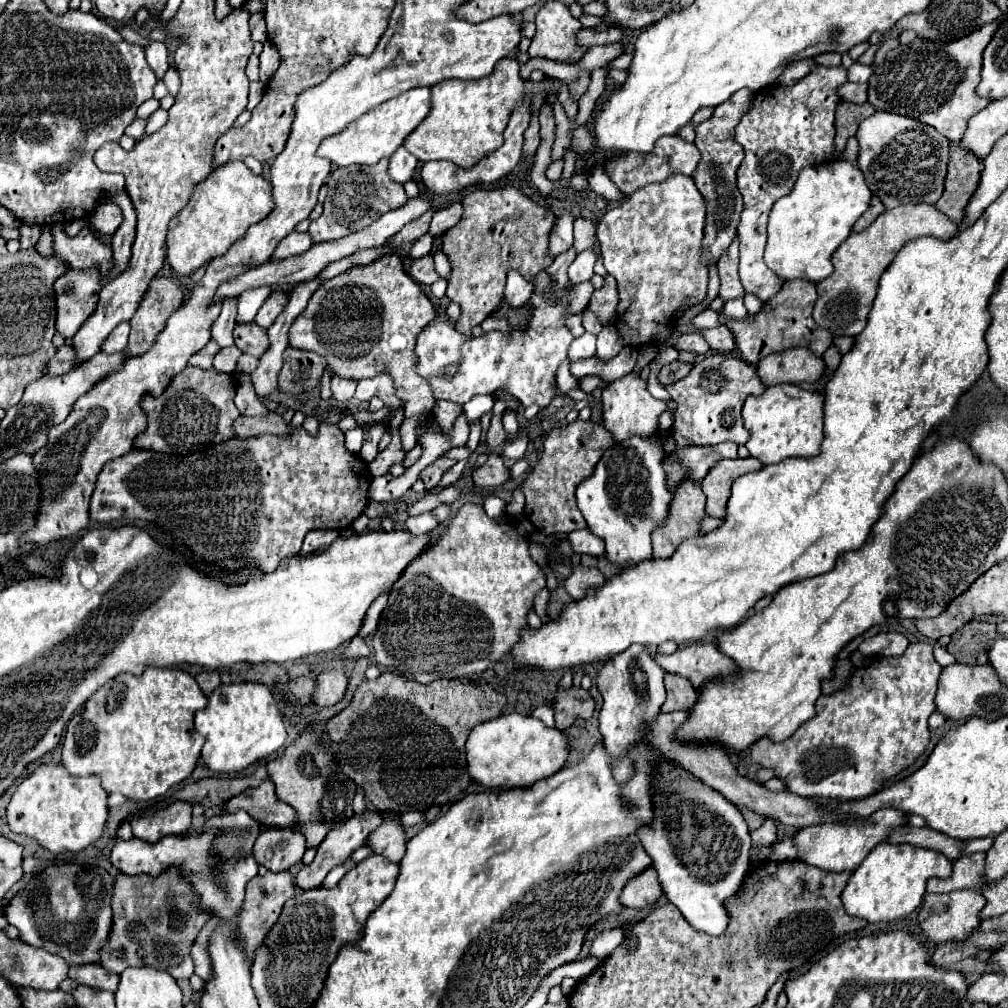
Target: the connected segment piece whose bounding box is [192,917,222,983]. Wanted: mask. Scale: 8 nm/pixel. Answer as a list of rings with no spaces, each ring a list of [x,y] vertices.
[[[212,917],[208,921],[208,925],[202,927],[202,931],[198,933],[194,945],[192,945],[192,959],[194,959],[194,973],[206,983],[206,981],[212,981],[212,961],[210,961],[210,955],[208,955],[208,945],[210,945],[210,937],[212,933],[218,929],[220,925],[220,917]]]

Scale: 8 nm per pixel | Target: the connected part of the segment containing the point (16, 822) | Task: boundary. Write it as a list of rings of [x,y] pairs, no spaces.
[[[44,763],[36,767],[34,773],[26,777],[14,791],[6,809],[8,825],[14,833],[24,833],[36,839],[52,853],[82,851],[102,835],[108,817],[106,797],[108,793],[102,789],[96,775],[74,777],[64,769],[64,765]]]

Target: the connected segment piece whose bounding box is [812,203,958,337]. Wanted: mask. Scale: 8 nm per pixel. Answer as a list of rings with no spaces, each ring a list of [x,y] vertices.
[[[898,205],[892,211],[884,211],[876,221],[860,231],[850,233],[850,237],[834,251],[832,265],[834,271],[830,277],[822,279],[818,287],[818,301],[814,305],[814,321],[818,327],[828,329],[834,337],[856,337],[866,327],[866,317],[876,297],[876,287],[882,271],[890,265],[900,247],[916,237],[934,235],[938,239],[950,239],[958,227],[944,217],[934,205]]]

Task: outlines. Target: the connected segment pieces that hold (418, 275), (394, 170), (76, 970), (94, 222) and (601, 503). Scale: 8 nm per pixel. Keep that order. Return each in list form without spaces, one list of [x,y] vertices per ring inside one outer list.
[[[426,255],[426,257],[420,257],[420,259],[414,259],[410,269],[408,269],[408,275],[420,283],[420,285],[432,285],[434,281],[438,281],[440,277],[436,275],[434,271],[434,259],[432,255]]]
[[[398,147],[398,151],[390,157],[390,167],[388,167],[390,179],[396,183],[410,181],[416,169],[416,163],[418,163],[416,157],[412,157],[404,147]]]
[[[86,963],[86,965],[74,965],[68,971],[68,977],[78,985],[88,985],[92,989],[104,989],[114,993],[118,987],[118,975],[108,973],[98,963]]]
[[[102,203],[94,209],[88,221],[90,221],[90,227],[94,227],[94,231],[102,235],[112,235],[124,221],[124,215],[116,203]]]
[[[634,435],[626,441],[614,443],[600,457],[592,475],[576,489],[578,509],[582,511],[588,529],[604,539],[606,557],[620,567],[652,557],[650,533],[664,521],[672,499],[666,485],[666,471],[662,469],[662,457],[664,447],[660,435]]]

